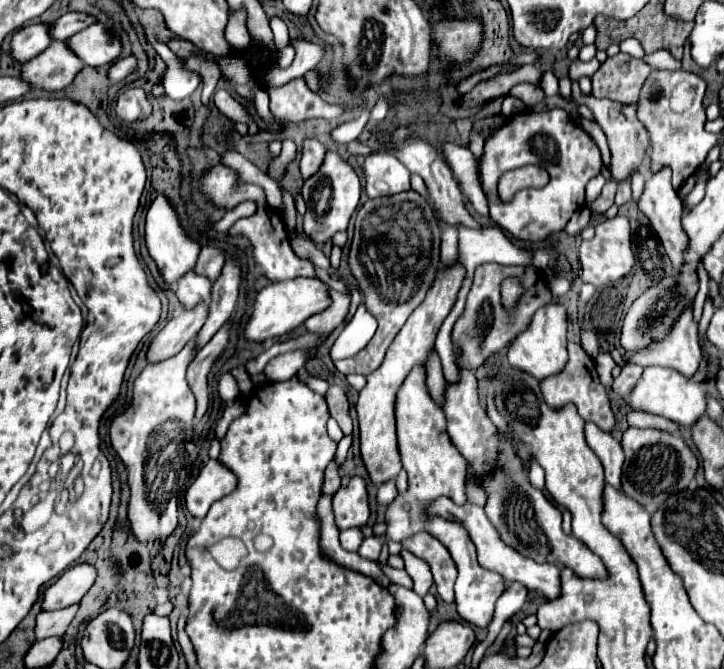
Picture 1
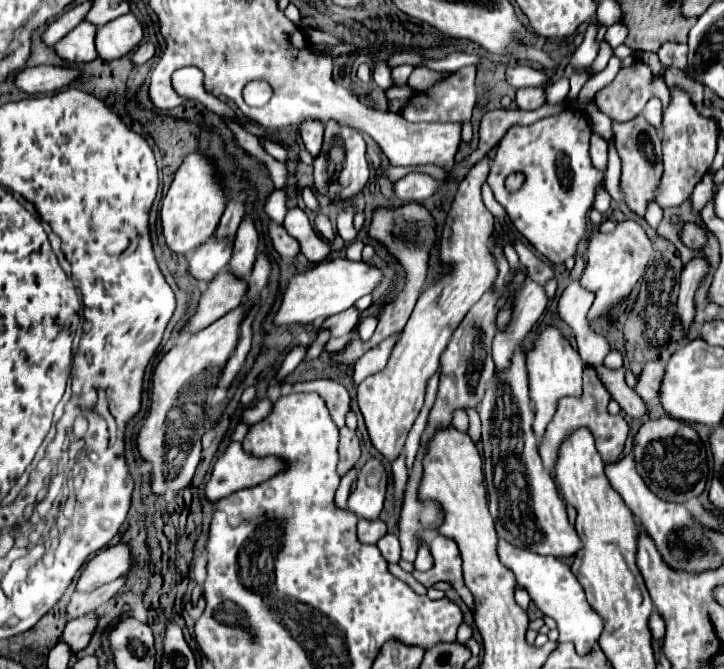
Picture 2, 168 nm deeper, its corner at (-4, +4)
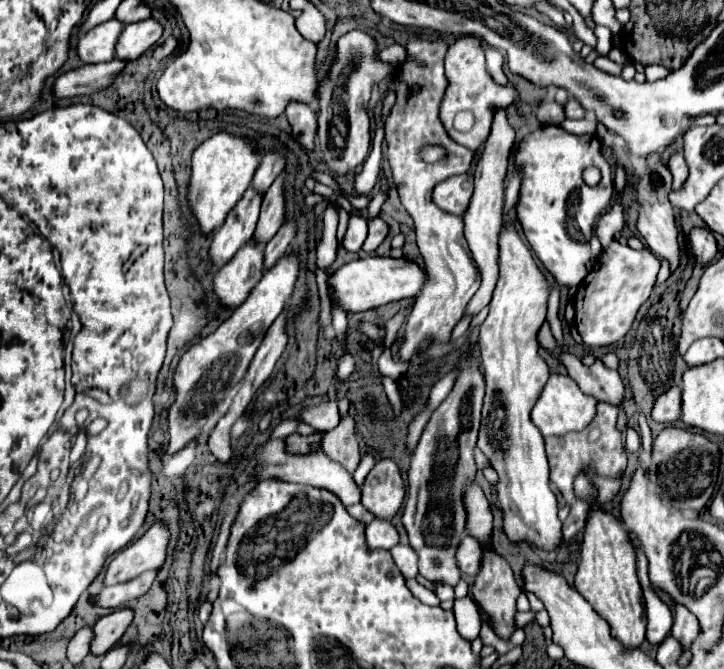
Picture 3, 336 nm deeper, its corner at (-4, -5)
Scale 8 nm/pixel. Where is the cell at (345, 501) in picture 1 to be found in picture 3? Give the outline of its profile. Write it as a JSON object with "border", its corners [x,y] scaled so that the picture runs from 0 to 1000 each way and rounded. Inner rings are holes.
{"border":[[[528,685],[500,726],[500,753],[528,777],[539,777],[555,756],[561,726],[547,691]]]}

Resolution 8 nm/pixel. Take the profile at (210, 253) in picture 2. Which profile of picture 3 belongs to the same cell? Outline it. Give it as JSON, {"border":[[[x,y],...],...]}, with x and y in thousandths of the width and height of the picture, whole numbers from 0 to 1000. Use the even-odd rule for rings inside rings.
{"border":[[[343,281],[337,293],[329,299],[329,305],[318,314],[312,332],[298,344],[293,368],[290,368],[290,389],[301,398],[315,392],[351,350],[359,305],[362,305],[359,287],[351,281]]]}

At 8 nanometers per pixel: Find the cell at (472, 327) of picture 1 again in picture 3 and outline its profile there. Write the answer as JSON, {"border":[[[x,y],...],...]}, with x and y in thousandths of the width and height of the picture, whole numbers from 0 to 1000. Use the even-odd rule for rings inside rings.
{"border":[[[649,529],[641,532],[633,544],[635,562],[622,586],[622,592],[597,616],[580,661],[572,673],[569,694],[564,703],[564,747],[555,771],[555,783],[564,795],[566,816],[575,822],[580,831],[580,858],[591,864],[594,870],[608,870],[619,876],[630,876],[638,864],[638,855],[630,840],[630,822],[635,810],[646,801],[644,792],[644,759],[641,759],[641,729],[655,717],[657,712],[657,691],[655,691],[655,667],[657,667],[657,652],[663,640],[663,613],[666,613],[666,598],[669,598],[669,562],[663,559],[660,538],[652,535]]]}

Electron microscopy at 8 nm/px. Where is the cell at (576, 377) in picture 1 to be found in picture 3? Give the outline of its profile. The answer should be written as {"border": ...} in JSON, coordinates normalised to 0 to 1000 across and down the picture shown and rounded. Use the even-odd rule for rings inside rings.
{"border":[[[829,601],[823,628],[818,628],[818,634],[807,646],[787,646],[785,652],[754,655],[754,682],[757,682],[757,694],[760,694],[760,720],[776,735],[779,747],[787,756],[787,771],[776,783],[776,795],[779,795],[782,810],[801,798],[801,792],[807,792],[809,774],[815,771],[815,762],[818,762],[815,750],[801,747],[793,738],[793,717],[796,717],[798,709],[815,712],[818,726],[823,729],[823,753],[829,759],[834,753],[845,750],[851,744],[851,738],[856,735],[856,726],[859,726],[856,714],[865,703],[865,670],[862,670],[856,643],[851,643],[851,628],[854,628],[854,610],[840,604],[840,601]]]}

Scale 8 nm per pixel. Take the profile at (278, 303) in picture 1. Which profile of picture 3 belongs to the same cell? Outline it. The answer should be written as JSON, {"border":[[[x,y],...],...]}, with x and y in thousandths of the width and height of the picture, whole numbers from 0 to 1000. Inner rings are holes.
{"border":[[[506,383],[467,401],[459,416],[461,442],[481,466],[503,466],[511,460],[522,460],[555,445],[575,445],[588,422],[588,407],[566,386],[541,386],[541,383]]]}

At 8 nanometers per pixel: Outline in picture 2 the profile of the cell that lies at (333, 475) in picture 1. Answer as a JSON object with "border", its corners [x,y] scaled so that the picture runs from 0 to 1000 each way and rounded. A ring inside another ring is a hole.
{"border":[[[472,638],[470,641],[470,665],[467,665],[467,710],[475,713],[486,698],[489,692],[494,689],[497,683],[497,662],[494,662],[494,653],[489,644],[483,644],[481,638]]]}

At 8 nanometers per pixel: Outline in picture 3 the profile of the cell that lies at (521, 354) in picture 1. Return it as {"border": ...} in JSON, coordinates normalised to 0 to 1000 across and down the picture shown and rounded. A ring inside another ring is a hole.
{"border":[[[765,559],[760,562],[757,574],[751,577],[751,586],[746,598],[740,601],[740,610],[735,613],[735,628],[749,646],[749,652],[779,652],[785,646],[801,646],[807,643],[823,622],[823,604],[826,598],[818,592],[804,589],[798,574],[787,562]]]}

